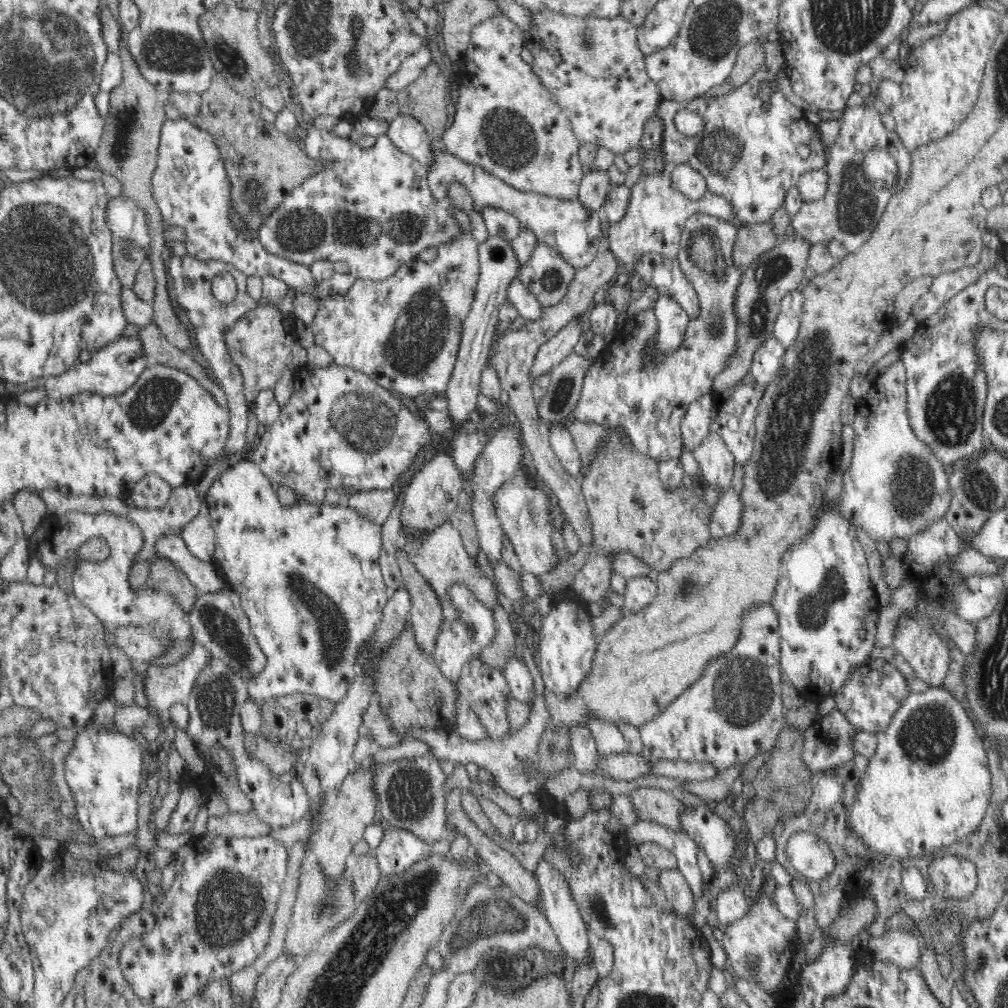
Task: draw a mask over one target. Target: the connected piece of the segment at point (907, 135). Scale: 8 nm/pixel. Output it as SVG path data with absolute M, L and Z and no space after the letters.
M974 1L951 15L941 34L911 48L910 55L902 62L905 75L900 83L901 99L889 110L896 122L895 131L906 149L913 151L934 140L945 140L946 136L970 114L978 100L982 76L991 47L1000 32L1000 23L1000 15L996 10L982 7Z

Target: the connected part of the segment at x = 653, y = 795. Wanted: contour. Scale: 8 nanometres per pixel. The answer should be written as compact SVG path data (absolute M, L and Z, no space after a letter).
M638 788L629 794L634 812L640 821L657 822L674 832L683 832L680 812L684 804L666 790L656 788Z

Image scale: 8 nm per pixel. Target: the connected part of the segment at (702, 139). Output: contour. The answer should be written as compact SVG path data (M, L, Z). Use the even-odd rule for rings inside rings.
M768 41L762 46L765 51L764 64L740 88L716 97L712 96L707 100L704 96L687 99L683 102L662 100L655 110L662 125L661 151L666 171L671 173L680 163L687 162L698 173L702 173L706 179L708 191L722 195L726 202L732 205L736 223L743 221L752 225L770 221L774 212L783 206L786 191L794 187L804 173L823 169L826 164L826 148L822 144L821 135L818 129L809 126L804 111L798 110L788 99L784 100L782 94L769 96L769 104L764 104L764 101L760 99L760 95L758 95L760 84L767 80L767 82L776 85L778 70L786 64L785 53L779 41ZM778 96L782 98L780 102L776 102ZM681 110L692 111L702 116L704 131L701 134L684 137L678 132L674 117ZM800 144L810 147L810 155L806 159L800 158L800 152L798 152Z

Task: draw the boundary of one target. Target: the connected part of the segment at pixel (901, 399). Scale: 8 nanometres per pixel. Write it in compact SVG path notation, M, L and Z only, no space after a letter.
M896 360L886 372L884 372L880 377L874 380L869 384L870 390L865 394L864 398L864 406L868 408L868 416L860 416L860 414L856 414L855 420L853 422L853 429L856 430L856 436L854 435L853 440L853 453L852 453L852 462L848 470L843 472L843 482L844 486L842 492L840 494L839 503L831 502L830 500L824 499L822 500L822 506L817 510L815 514L816 522L818 522L818 518L820 518L820 514L822 512L837 512L841 516L850 523L850 525L857 527L862 527L862 529L873 538L875 541L884 541L890 542L894 537L900 537L904 539L909 539L914 535L917 535L920 531L926 530L930 524L936 522L936 520L944 519L945 514L948 512L950 508L950 503L952 502L952 495L949 494L949 475L948 472L951 468L947 468L944 464L942 464L937 456L932 454L932 451L914 434L912 427L909 423L909 416L907 415L907 373L906 368L903 365L901 360Z

